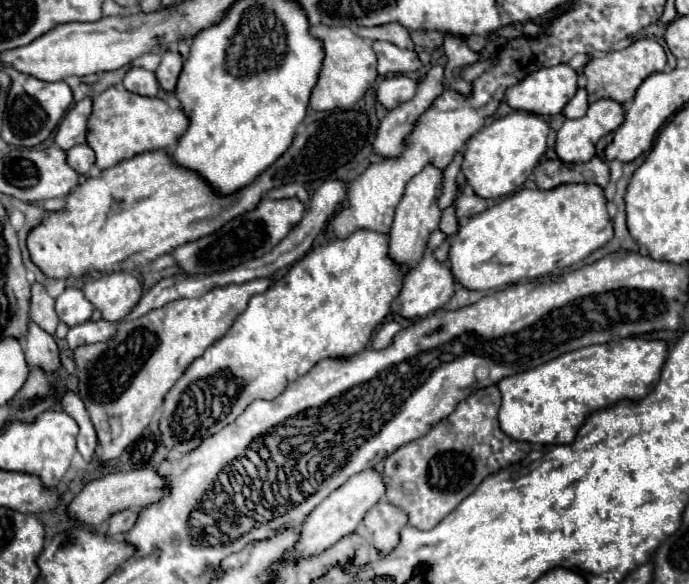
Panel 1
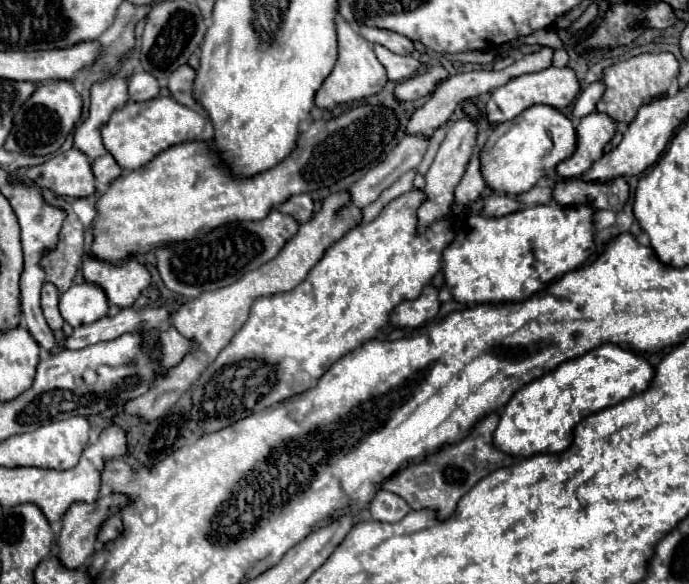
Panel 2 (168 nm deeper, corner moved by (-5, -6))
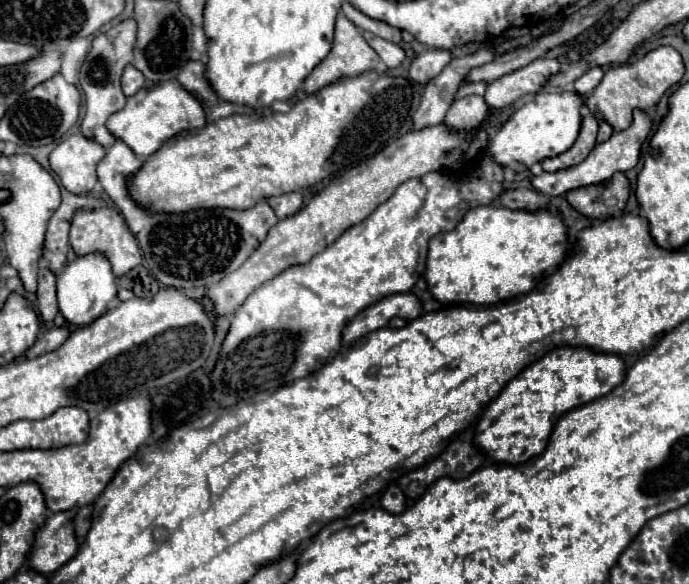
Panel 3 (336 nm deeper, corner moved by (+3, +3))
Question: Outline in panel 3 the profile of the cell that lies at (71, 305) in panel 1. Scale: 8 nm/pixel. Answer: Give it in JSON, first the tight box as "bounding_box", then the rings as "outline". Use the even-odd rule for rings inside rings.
{"bounding_box":[57,254,117,326],"outline":[[[87,254],[73,260],[61,276],[57,276],[57,300],[59,310],[65,316],[65,320],[73,326],[85,326],[105,314],[107,302],[111,302],[117,296],[115,276],[111,272],[109,260],[101,254]]]}

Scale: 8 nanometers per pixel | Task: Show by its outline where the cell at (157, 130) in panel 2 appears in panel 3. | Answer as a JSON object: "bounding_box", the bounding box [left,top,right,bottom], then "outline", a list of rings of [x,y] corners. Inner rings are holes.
{"bounding_box":[107,80,205,160],"outline":[[[175,80],[157,84],[155,88],[143,88],[135,96],[127,98],[125,108],[107,118],[107,130],[121,142],[125,142],[139,160],[145,160],[161,148],[161,144],[181,130],[205,126],[205,112],[197,98],[187,90],[181,90]]]}

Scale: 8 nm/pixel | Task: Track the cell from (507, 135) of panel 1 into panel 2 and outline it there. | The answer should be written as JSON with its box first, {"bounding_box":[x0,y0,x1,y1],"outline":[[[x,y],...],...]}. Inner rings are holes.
{"bounding_box":[481,105,577,193],"outline":[[[533,105],[517,115],[513,121],[501,123],[489,135],[481,149],[481,173],[489,187],[499,193],[525,193],[529,191],[547,169],[557,167],[569,159],[577,147],[577,133],[573,121],[555,107]]]}

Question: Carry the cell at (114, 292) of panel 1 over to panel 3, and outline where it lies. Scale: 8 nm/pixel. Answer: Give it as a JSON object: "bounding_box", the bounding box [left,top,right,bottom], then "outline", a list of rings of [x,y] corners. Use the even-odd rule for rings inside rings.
{"bounding_box":[69,208,141,278],"outline":[[[99,208],[99,210],[89,210],[89,212],[77,212],[73,216],[73,226],[71,226],[71,234],[69,234],[69,244],[75,250],[77,256],[85,256],[91,252],[99,252],[103,254],[113,268],[113,274],[117,278],[125,276],[127,272],[131,272],[135,266],[141,264],[141,252],[139,246],[135,242],[135,238],[131,236],[131,232],[127,230],[123,218],[113,210],[113,208]]]}

